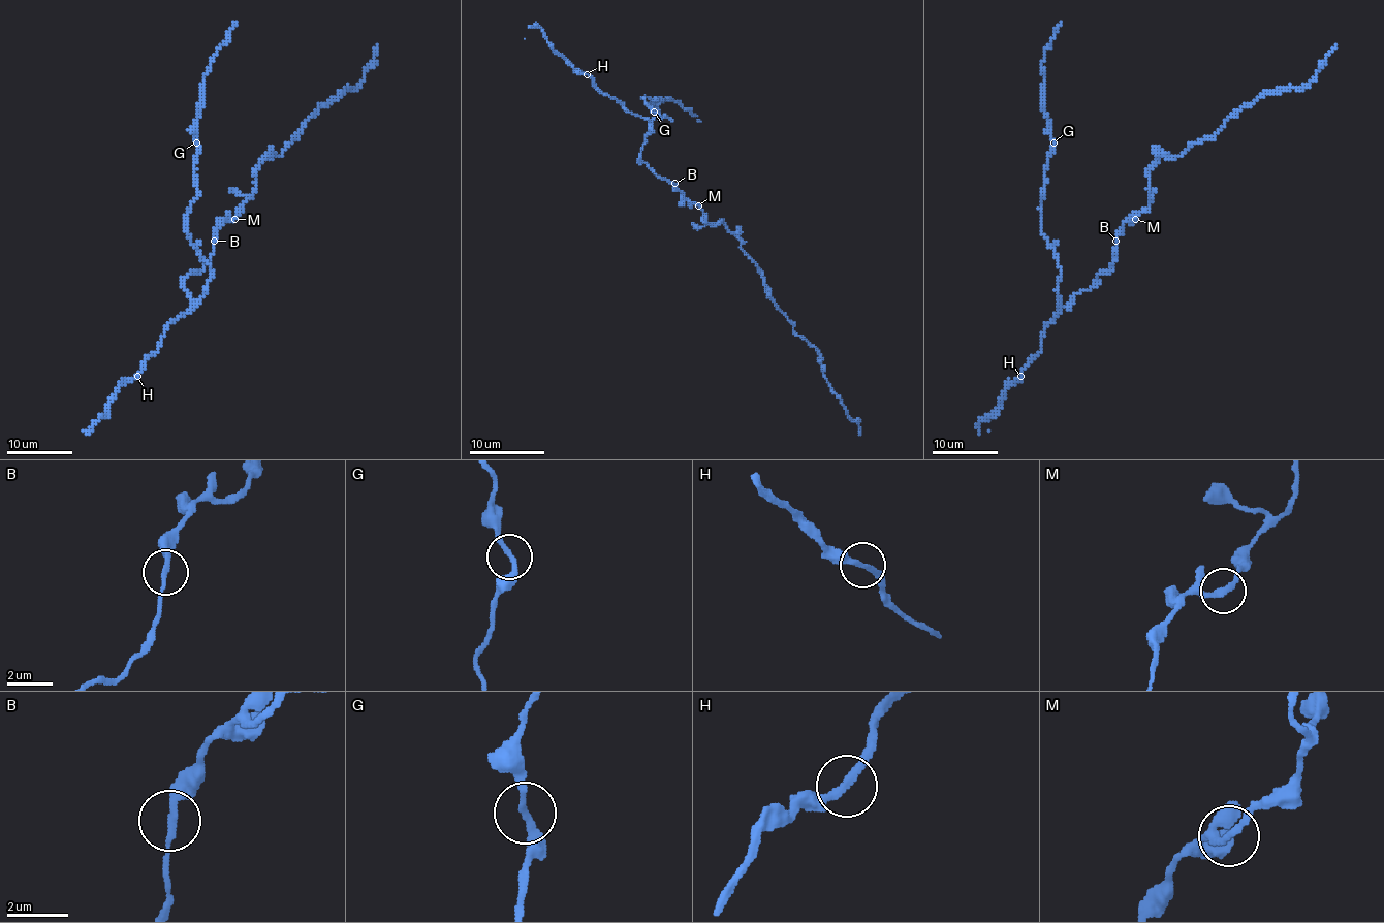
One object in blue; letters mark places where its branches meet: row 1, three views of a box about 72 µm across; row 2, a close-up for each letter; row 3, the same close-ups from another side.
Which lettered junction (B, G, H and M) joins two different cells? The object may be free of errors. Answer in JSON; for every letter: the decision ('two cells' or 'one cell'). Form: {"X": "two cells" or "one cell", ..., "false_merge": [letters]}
{"B": "one cell", "G": "one cell", "H": "one cell", "M": "one cell", "false_merge": []}

